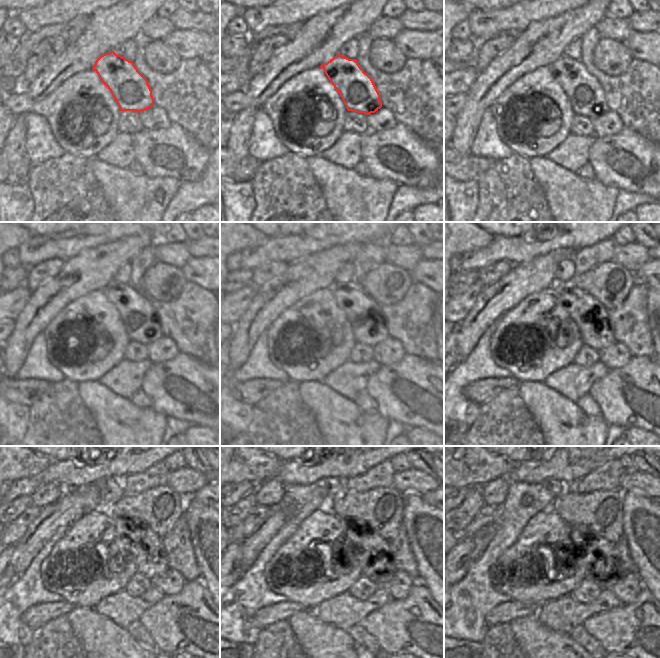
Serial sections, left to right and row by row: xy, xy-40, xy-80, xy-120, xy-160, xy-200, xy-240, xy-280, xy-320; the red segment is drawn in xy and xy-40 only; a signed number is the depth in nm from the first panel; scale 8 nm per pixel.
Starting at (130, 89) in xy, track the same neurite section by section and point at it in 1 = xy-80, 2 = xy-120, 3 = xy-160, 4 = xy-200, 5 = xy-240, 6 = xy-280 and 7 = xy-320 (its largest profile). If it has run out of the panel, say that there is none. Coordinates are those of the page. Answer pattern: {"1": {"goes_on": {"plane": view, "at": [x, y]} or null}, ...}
{"1": {"goes_on": {"plane": "xy-80", "at": [586, 95]}}, "2": {"goes_on": {"plane": "xy-120", "at": [139, 317]}}, "3": {"goes_on": {"plane": "xy-160", "at": [364, 315]}}, "4": {"goes_on": {"plane": "xy-200", "at": [591, 318]}}, "5": {"goes_on": {"plane": "xy-240", "at": [146, 547]}}, "6": {"goes_on": {"plane": "xy-280", "at": [376, 554]}}, "7": {"goes_on": {"plane": "xy-320", "at": [604, 568]}}}

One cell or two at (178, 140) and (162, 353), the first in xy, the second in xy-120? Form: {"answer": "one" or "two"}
{"answer": "two"}

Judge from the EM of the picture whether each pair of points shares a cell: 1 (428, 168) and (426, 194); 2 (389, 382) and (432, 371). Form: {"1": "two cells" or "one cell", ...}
{"1": "two cells", "2": "one cell"}

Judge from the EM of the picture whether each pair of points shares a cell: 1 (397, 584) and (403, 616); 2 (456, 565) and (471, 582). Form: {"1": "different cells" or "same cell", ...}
{"1": "different cells", "2": "different cells"}

